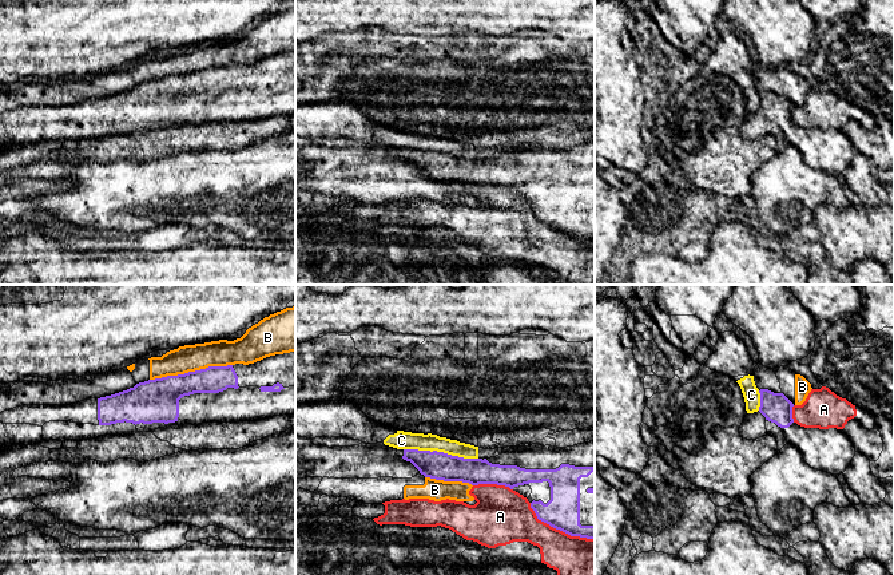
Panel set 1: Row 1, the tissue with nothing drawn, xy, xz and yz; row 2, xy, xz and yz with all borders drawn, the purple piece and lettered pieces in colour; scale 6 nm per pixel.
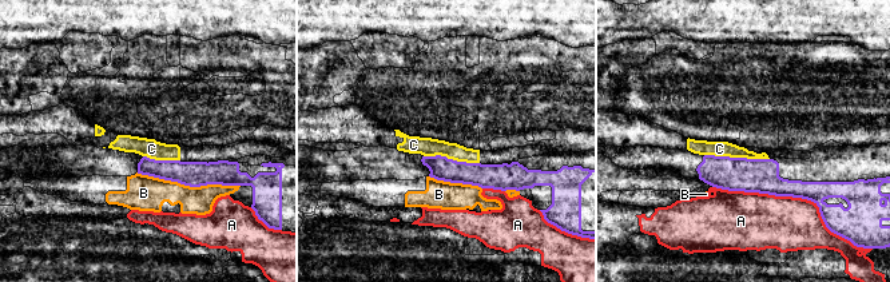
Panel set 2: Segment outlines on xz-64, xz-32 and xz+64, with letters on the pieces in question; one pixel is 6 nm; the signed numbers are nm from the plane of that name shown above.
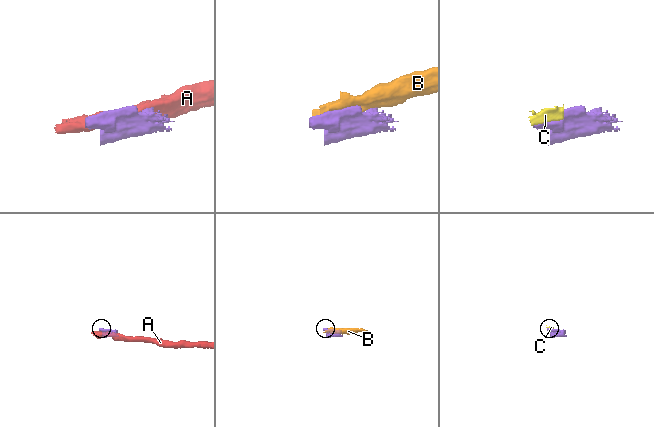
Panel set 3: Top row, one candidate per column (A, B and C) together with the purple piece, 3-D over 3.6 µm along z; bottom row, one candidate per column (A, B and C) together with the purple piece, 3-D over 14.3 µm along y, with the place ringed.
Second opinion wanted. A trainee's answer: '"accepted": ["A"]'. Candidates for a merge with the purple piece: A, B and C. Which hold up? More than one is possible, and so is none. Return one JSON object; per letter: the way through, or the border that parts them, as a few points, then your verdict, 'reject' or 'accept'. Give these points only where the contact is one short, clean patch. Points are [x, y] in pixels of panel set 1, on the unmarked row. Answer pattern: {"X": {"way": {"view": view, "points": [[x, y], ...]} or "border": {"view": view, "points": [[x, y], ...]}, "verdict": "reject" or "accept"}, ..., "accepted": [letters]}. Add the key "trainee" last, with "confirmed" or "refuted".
{"A": {"verdict": "reject"}, "B": {"verdict": "reject"}, "C": {"border": {"view": "xz", "points": [[404, 149], [442, 151], [477, 159]]}, "verdict": "reject"}, "accepted": [], "trainee": "refuted"}

